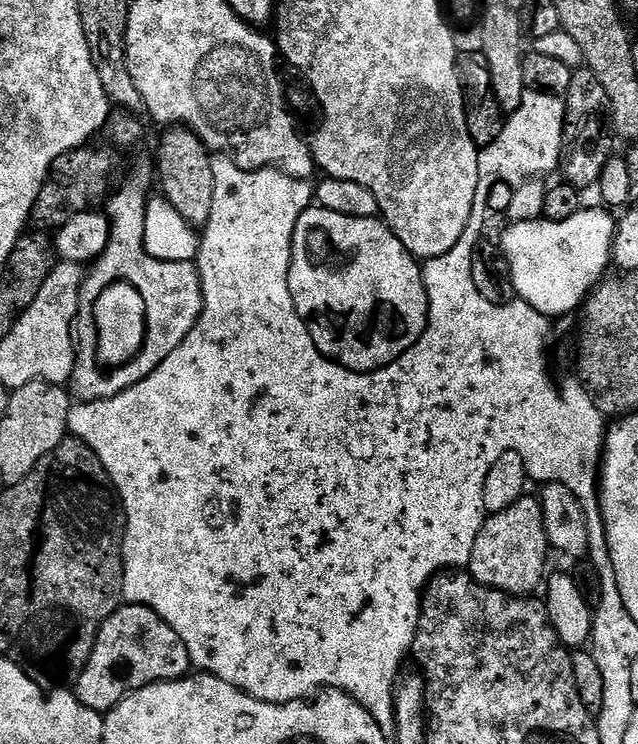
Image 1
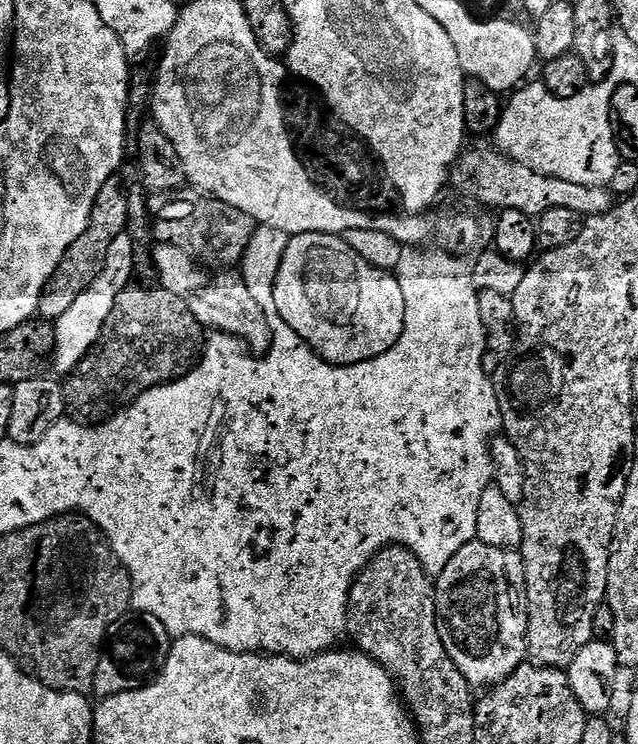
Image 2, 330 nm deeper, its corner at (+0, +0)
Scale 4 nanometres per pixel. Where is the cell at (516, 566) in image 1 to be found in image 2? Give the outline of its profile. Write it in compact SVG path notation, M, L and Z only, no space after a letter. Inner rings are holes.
M480 540L462 546L446 570L435 577L436 625L446 654L473 689L488 690L518 671L528 656L528 595L524 592L524 560L519 551L486 546Z

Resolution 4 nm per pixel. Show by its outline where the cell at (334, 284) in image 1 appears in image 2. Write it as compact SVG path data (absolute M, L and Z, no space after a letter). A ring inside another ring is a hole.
M307 232L289 239L274 281L271 304L278 306L278 314L286 326L297 332L323 360L339 365L366 362L386 354L400 341L408 319L402 286L398 286L395 275L363 260L342 243L339 235L322 232Z

